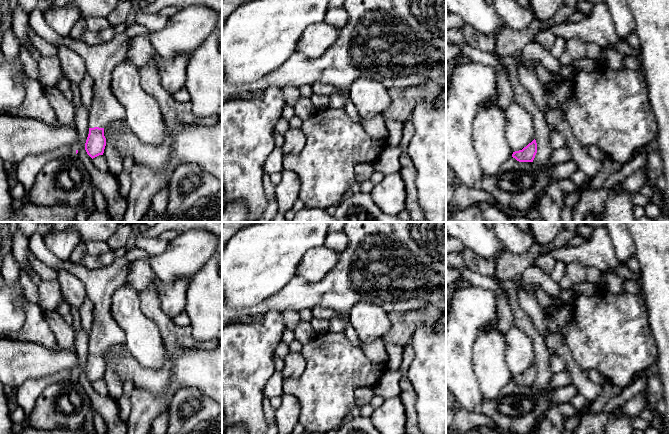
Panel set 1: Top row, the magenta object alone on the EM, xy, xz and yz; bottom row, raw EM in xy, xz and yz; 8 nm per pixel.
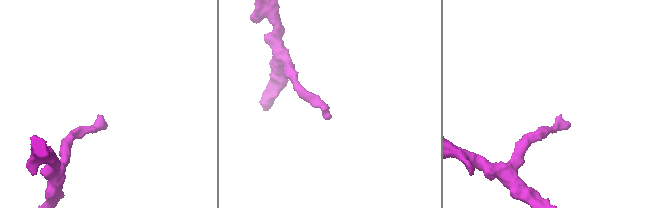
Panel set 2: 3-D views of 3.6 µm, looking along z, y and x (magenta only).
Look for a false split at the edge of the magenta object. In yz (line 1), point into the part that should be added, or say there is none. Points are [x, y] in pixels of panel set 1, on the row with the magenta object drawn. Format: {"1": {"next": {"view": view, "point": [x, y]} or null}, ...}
{"1": {"next": null}}

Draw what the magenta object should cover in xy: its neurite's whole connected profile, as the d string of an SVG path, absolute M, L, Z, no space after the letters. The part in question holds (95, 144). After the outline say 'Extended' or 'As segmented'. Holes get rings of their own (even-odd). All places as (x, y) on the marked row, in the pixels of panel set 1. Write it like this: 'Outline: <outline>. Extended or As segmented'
Outline: M34 9L29 14L28 22L37 35L55 46L68 46L83 59L86 72L94 81L85 150L92 159L103 155L106 146L104 128L124 119L126 115L125 108L111 90L111 82L114 68L127 57L132 37L123 32L116 34L110 41L97 45L89 45L71 37L61 37L49 27L44 13L39 9Z. Extended

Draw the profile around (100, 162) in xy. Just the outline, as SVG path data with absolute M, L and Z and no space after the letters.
M104 155L92 159L93 165L102 172L108 172L108 163Z

